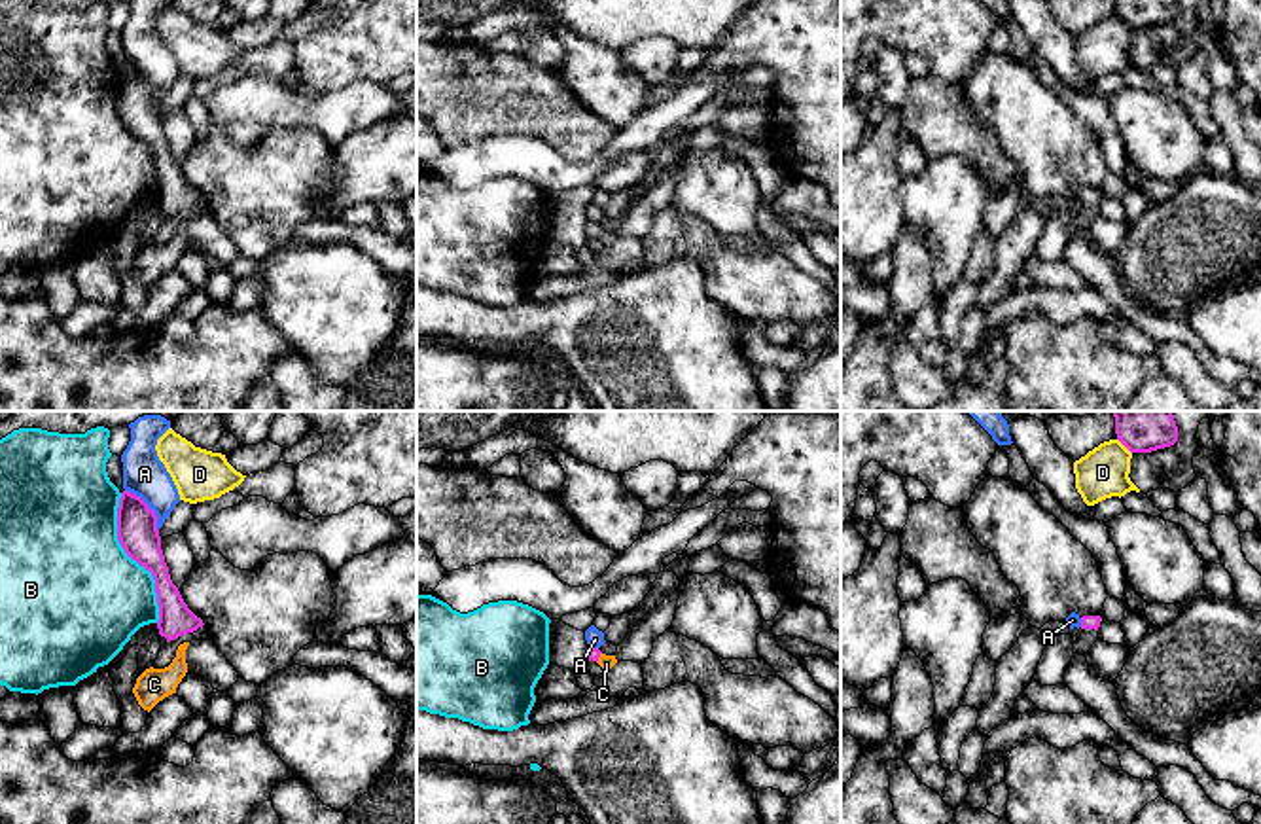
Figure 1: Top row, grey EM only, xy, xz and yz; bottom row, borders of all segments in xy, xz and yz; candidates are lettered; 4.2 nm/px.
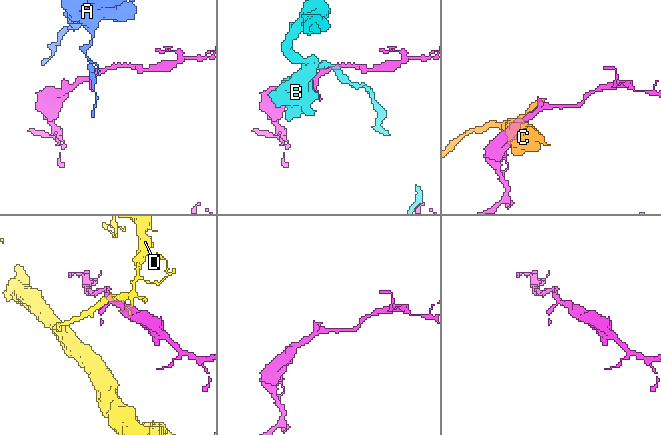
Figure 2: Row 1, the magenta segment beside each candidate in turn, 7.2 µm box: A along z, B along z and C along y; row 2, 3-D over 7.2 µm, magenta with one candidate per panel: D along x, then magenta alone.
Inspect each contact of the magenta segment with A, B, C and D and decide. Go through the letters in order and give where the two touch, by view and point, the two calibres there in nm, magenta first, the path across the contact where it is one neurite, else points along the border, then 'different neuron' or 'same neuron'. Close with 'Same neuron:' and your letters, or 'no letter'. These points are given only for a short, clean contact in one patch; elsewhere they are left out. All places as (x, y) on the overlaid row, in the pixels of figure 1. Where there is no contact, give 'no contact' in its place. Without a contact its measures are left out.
A: meets magenta in xy at (148, 508); 180 nm thick on the magenta side, 180 nm on the other; different neuron
B: meets magenta in xy at (133, 559); 180 nm thick on the magenta side, 500 nm on the other; different neuron
C: meets magenta in xz at (599, 656); 50 nm thick on the magenta side, 60 nm on the other; border along xz (601, 652), (597, 662); different neuron
D: meets magenta in yz at (1123, 444); 240 nm thick on the magenta side, 220 nm on the other; different neuron
Same neuron: no letter

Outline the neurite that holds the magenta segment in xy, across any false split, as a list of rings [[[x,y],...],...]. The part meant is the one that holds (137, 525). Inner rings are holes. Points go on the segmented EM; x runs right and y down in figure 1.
[[[123,491],[119,498],[117,540],[125,553],[150,570],[155,580],[159,635],[170,642],[203,627],[203,619],[187,608],[178,587],[170,580],[161,549],[155,511],[129,491]]]

